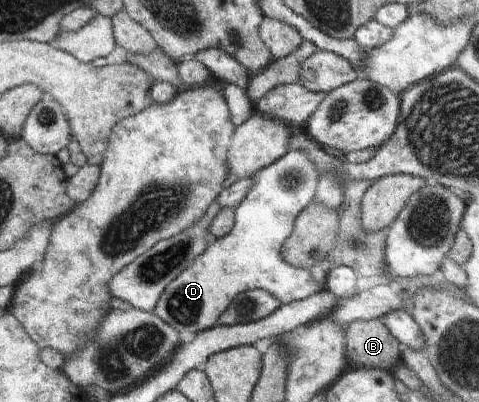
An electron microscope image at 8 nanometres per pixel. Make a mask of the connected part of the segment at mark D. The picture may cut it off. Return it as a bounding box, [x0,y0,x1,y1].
[153,149,325,336]

